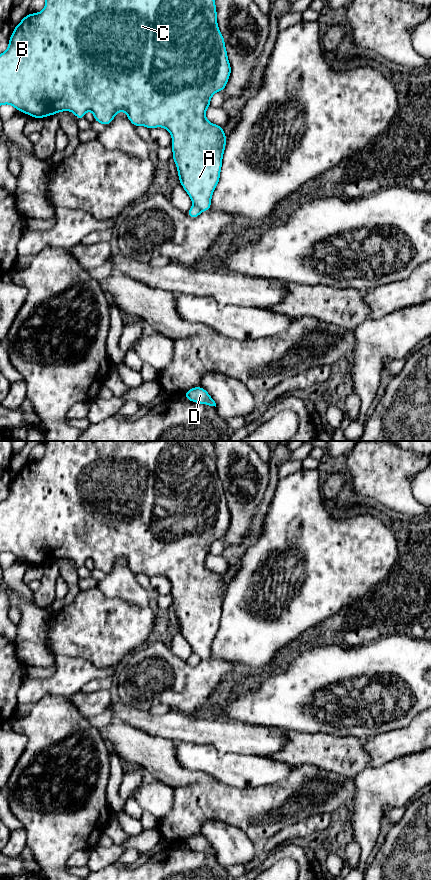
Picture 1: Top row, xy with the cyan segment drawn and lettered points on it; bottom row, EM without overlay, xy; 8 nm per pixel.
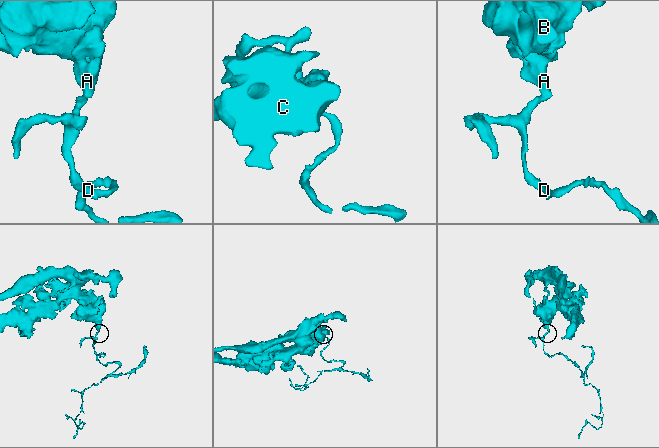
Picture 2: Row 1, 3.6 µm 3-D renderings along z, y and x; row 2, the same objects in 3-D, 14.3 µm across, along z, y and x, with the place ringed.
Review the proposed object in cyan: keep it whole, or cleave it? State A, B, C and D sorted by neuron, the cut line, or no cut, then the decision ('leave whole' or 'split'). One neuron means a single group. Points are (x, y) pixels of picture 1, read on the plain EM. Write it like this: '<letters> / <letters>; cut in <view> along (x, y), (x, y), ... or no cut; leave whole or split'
A B C / D; cut in xy along (193, 652), (201, 659); split

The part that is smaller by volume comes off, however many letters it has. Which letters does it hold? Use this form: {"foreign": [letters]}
{"foreign": ["D"]}

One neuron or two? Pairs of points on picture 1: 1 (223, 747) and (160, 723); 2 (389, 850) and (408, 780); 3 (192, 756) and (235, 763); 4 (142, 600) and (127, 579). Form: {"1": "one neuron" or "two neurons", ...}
{"1": "one neuron", "2": "two neurons", "3": "one neuron", "4": "one neuron"}

